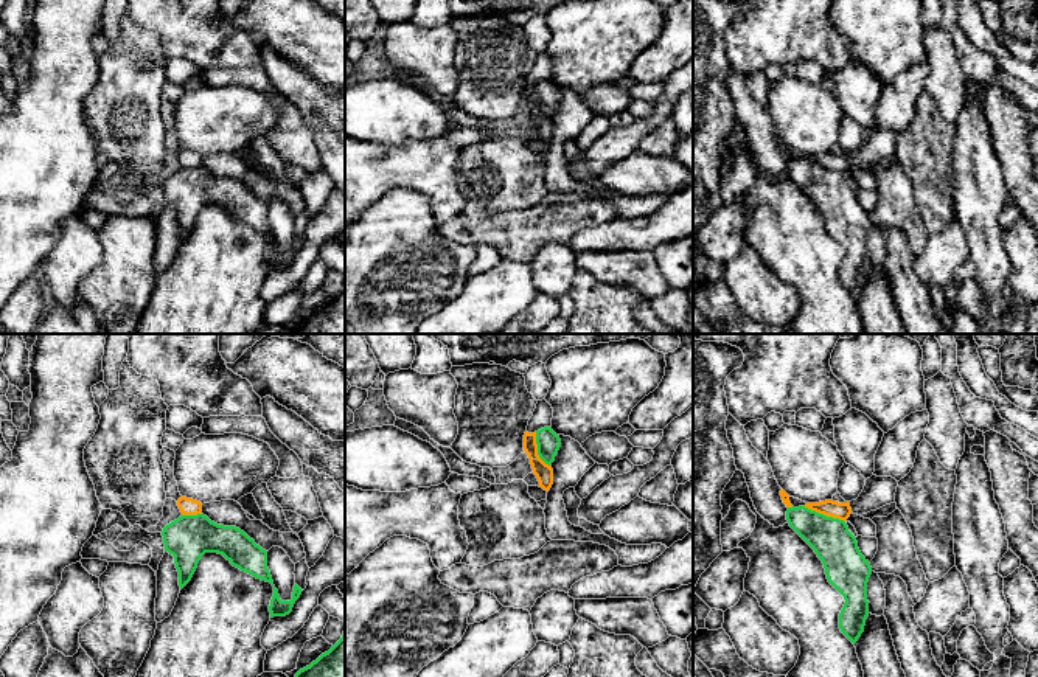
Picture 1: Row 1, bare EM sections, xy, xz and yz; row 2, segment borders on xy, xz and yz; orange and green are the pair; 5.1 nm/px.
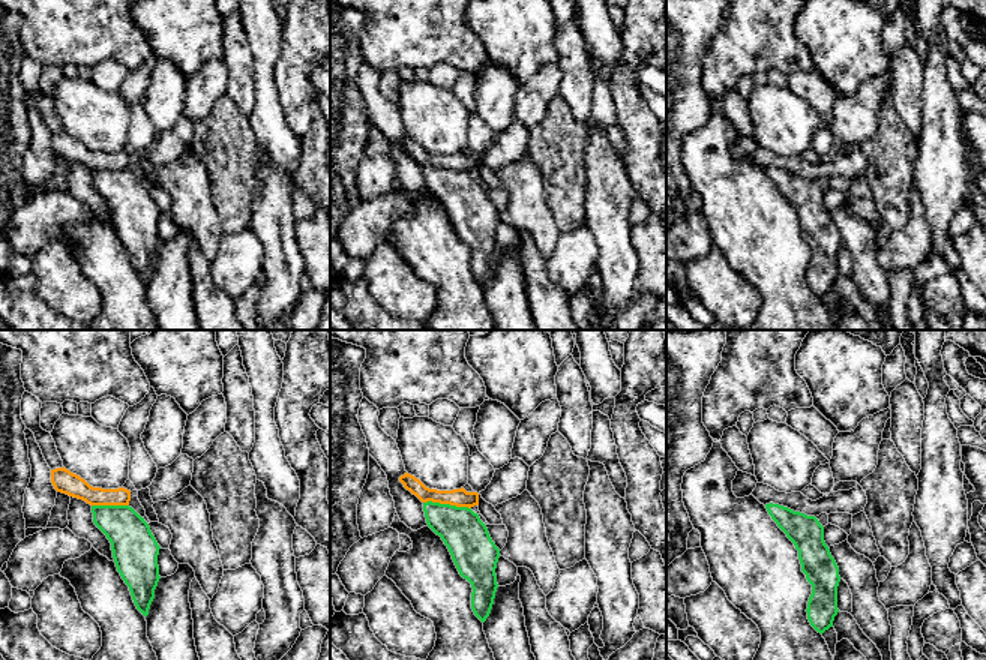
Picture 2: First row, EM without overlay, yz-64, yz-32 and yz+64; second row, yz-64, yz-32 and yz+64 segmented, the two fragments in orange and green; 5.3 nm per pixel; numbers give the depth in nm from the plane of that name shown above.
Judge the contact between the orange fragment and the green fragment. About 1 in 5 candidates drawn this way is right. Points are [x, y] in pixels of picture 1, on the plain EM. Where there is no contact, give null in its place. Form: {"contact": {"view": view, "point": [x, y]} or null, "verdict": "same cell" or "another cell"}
{"contact": {"view": "yz", "point": [824, 166]}, "verdict": "another cell"}

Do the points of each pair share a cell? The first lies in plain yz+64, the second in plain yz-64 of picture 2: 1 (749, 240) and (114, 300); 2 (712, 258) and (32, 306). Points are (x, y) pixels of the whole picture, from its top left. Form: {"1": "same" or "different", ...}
{"1": "same", "2": "different"}

